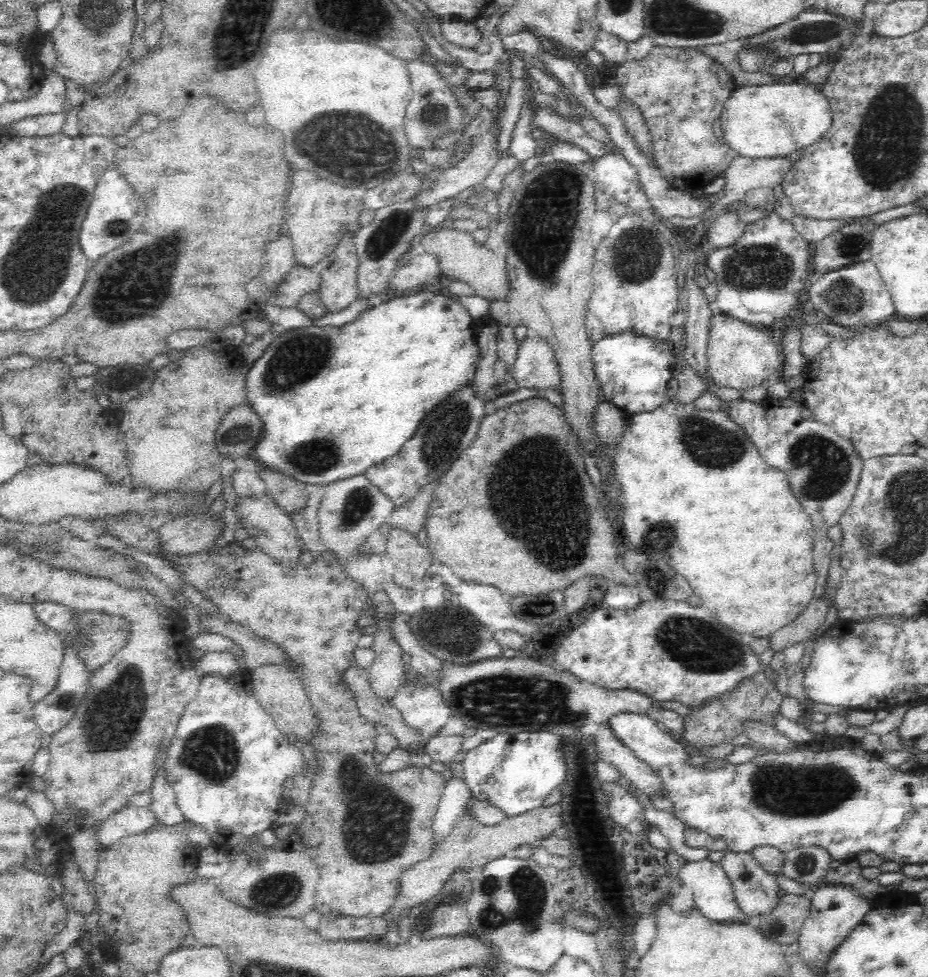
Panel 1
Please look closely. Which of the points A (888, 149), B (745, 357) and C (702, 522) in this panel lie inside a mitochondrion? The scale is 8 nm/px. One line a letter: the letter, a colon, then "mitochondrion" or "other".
A: mitochondrion
B: other
C: other

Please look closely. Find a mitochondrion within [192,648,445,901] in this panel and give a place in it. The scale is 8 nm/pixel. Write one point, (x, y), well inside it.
(376, 823)

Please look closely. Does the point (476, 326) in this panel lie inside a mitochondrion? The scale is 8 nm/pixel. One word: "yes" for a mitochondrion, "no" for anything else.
no

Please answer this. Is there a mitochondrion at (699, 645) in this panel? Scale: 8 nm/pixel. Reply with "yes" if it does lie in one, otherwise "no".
yes

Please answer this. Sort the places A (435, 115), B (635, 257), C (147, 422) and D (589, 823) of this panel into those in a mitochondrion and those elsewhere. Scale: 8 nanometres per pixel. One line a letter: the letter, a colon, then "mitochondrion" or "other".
A: mitochondrion
B: mitochondrion
C: other
D: other

